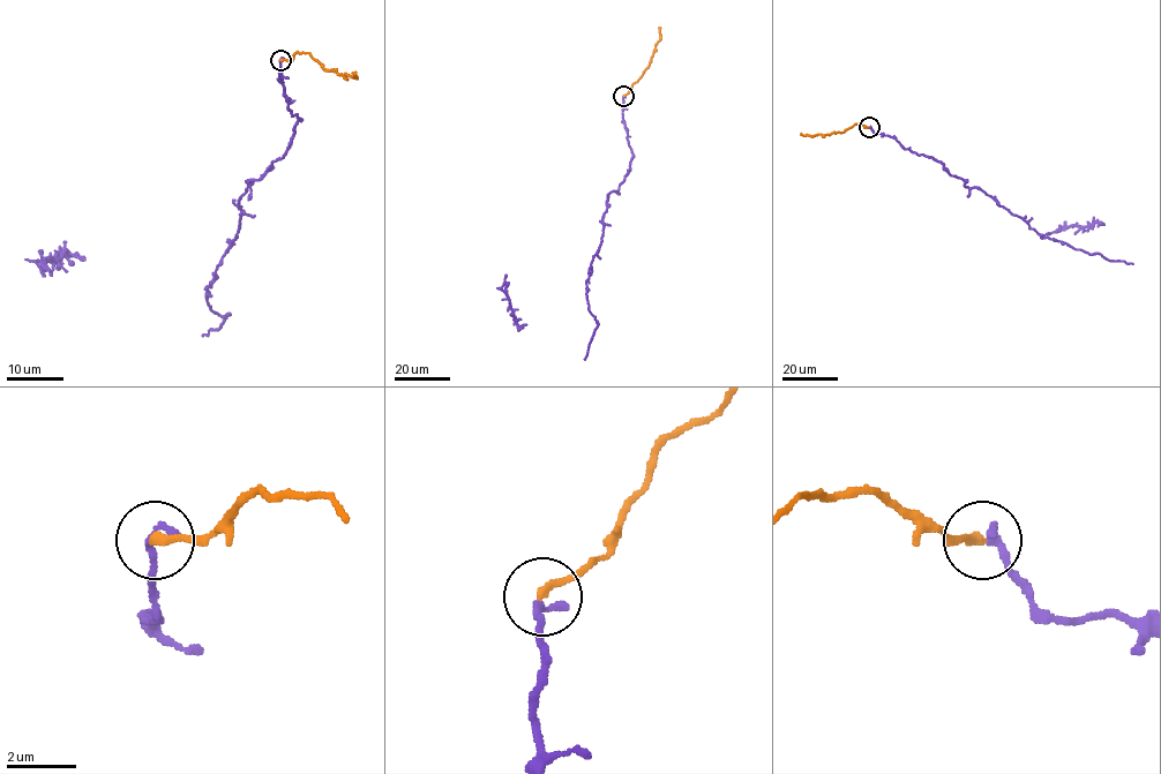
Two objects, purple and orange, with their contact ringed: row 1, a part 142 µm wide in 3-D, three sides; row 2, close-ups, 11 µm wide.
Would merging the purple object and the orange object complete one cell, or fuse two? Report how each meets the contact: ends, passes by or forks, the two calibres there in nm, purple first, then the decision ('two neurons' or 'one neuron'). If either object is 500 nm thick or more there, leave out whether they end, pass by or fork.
purple ends | orange ends | 280/240 nm | one neuron

